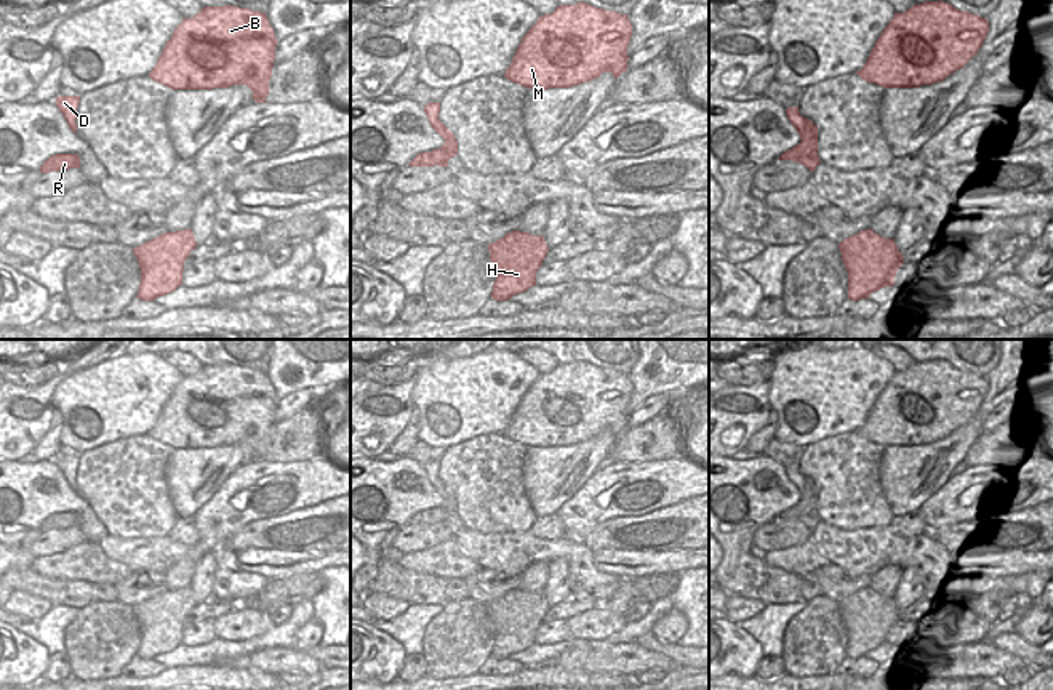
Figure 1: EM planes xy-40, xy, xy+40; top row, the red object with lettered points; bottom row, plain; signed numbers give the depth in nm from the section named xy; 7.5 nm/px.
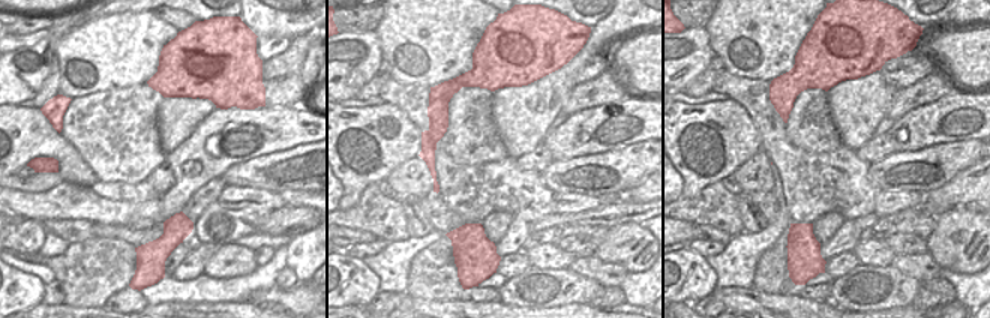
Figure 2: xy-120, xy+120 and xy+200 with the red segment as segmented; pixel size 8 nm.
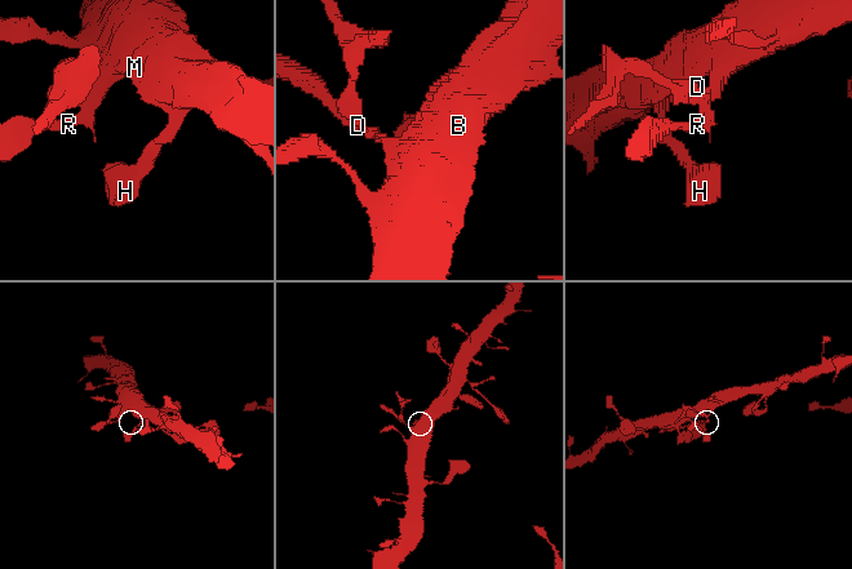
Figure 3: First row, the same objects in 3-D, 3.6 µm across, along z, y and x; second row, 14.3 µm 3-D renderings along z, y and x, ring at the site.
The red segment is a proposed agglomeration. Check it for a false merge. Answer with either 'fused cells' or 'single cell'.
fused cells

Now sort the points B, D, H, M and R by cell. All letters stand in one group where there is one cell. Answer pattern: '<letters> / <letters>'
B H M R / D

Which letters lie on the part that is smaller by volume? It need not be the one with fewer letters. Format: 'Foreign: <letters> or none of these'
Foreign: D

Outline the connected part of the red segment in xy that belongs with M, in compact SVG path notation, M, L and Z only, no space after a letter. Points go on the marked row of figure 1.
M584 2L559 5L554 13L539 16L522 38L504 77L525 88L571 88L591 82L603 72L618 78L627 70L627 45L632 24L627 14L595 8Z

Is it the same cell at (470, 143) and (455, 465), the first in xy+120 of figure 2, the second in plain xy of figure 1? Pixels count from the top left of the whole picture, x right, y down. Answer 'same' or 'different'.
same

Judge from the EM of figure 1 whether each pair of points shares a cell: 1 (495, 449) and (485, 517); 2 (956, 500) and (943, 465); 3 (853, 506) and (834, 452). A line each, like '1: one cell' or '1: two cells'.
1: one cell
2: two cells
3: one cell

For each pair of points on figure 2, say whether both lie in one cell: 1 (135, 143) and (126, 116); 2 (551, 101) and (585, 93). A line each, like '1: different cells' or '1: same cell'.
1: same cell
2: different cells

